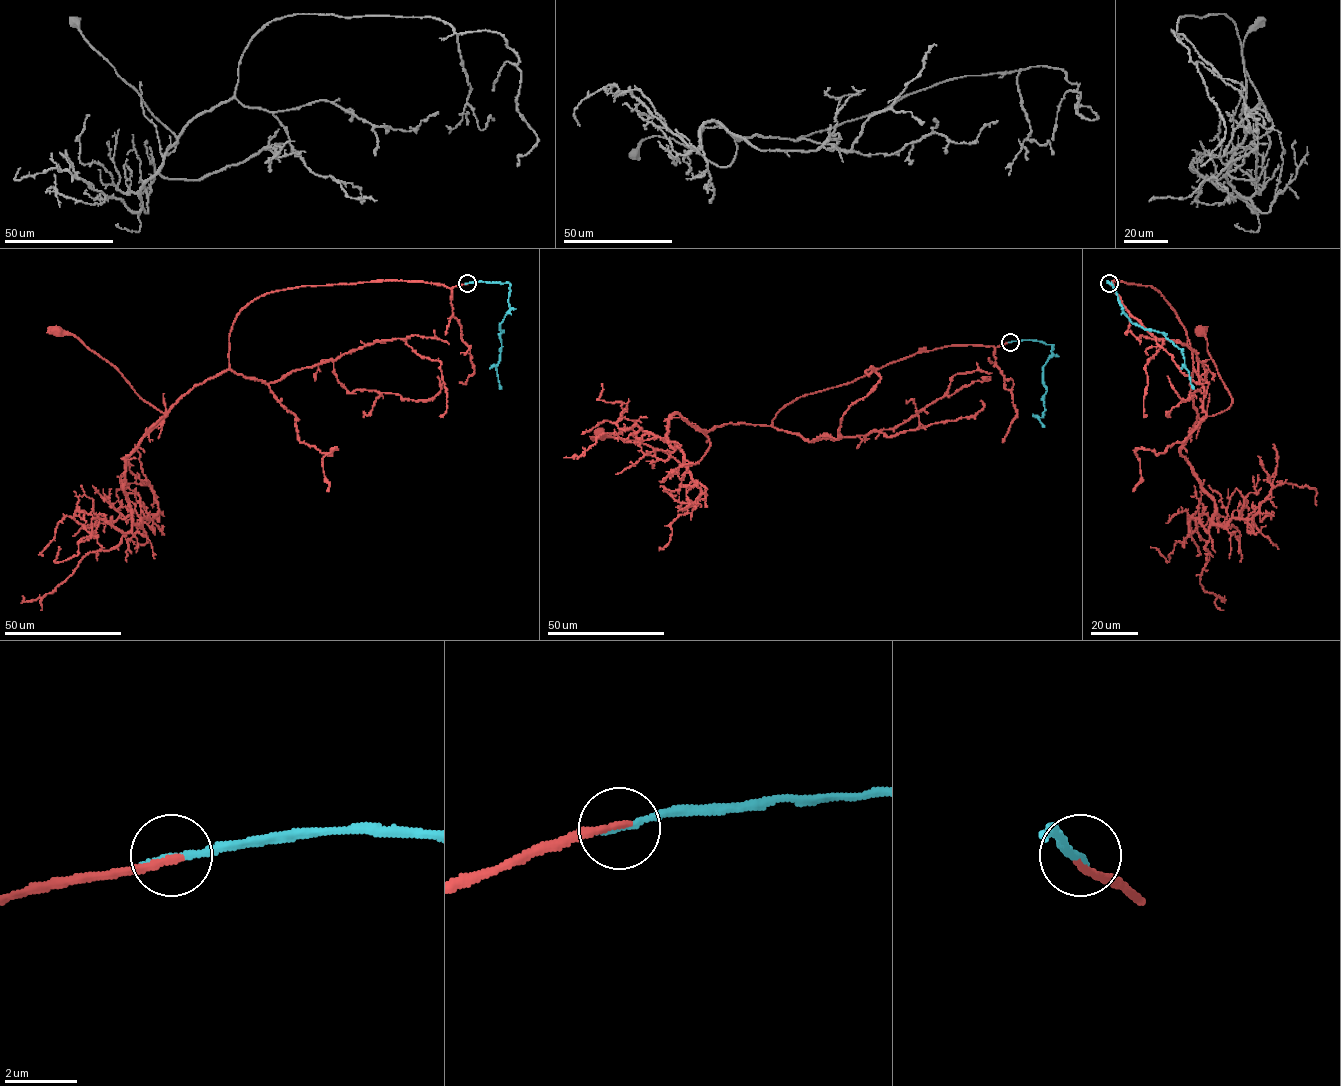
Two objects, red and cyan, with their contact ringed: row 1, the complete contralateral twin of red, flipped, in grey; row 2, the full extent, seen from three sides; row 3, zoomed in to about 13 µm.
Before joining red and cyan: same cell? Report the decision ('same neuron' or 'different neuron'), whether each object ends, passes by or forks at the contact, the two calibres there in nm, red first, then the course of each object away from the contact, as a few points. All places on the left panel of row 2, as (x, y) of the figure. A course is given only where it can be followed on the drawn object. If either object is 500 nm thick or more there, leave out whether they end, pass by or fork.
same neuron; red ends there; cyan ends there; 200 nm thick on the red side, 190 nm on the other; red runs (467, 283), (376, 280), (262, 294), (231, 328), (229, 368), (196, 384), (150, 432), (167, 415), (57, 330); cyan runs (467, 283), (509, 283), (510, 310), (499, 326), (503, 331), (500, 334), (499, 361), (496, 367), (501, 389)

